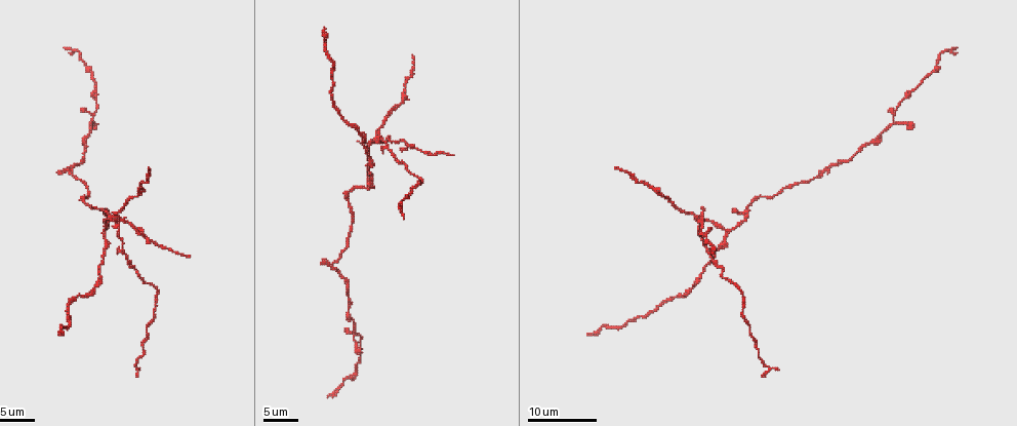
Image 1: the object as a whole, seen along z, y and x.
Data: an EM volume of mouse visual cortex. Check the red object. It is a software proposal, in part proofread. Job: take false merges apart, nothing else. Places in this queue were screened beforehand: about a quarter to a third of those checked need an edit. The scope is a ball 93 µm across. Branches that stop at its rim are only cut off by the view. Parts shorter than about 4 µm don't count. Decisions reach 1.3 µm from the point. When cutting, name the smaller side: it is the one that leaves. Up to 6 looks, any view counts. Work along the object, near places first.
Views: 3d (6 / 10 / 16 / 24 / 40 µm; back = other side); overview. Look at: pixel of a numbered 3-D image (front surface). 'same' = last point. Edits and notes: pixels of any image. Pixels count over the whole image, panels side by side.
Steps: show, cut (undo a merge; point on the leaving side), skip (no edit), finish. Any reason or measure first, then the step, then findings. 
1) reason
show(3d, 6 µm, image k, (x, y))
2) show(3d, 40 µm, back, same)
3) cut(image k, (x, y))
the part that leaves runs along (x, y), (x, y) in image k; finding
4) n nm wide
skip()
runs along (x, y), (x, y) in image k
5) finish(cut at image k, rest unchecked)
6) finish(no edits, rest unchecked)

thick turns thin
show(3d, 16 µm, image 1, (821, 175))

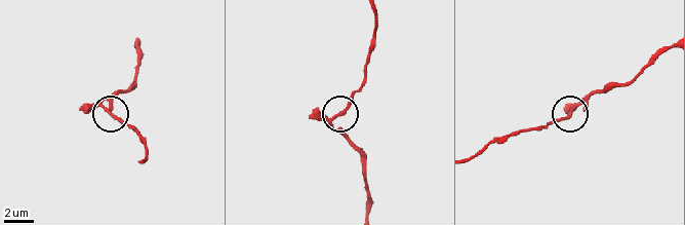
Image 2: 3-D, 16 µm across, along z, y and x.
show(3d, 6 µm, image 2, (568, 113))

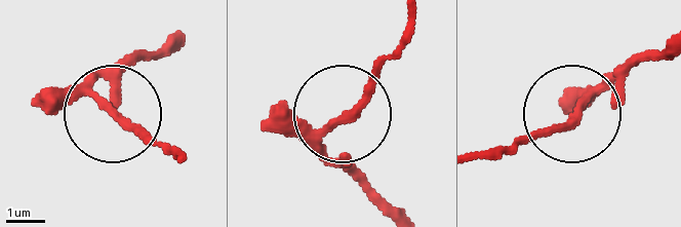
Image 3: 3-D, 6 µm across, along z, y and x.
skip()
runs along (474, 160), (503, 157), (552, 127), (637, 55) in image 3; all the same cell

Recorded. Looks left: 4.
thick turns thin
show(3d, 24 µm, image 1, (367, 189))

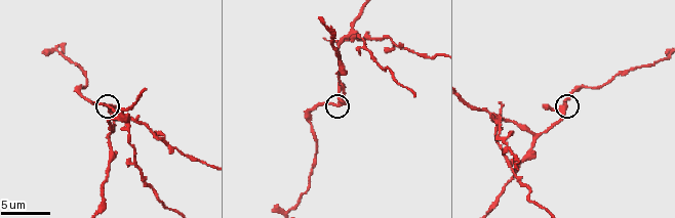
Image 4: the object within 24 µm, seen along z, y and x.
zoom in
show(3d, 10 µm, image 4, (566, 103))

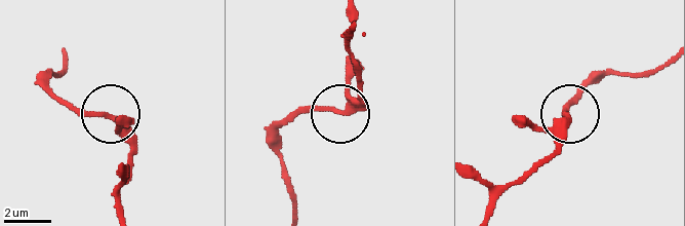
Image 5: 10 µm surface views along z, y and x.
skip()
runs along (582, 92), (567, 108), (552, 159) in image 5; all the same cell

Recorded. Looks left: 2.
three-way junction
show(3d, 10 µm, image 4, (109, 135))

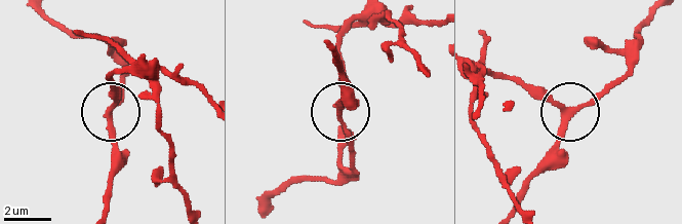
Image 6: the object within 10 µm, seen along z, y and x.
show(3d, 6 µm, image 6, (111, 113))

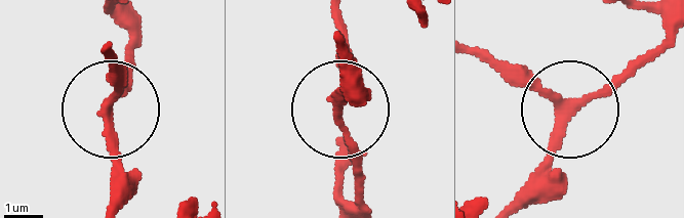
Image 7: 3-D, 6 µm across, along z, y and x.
side arm 31 µm
skip()
runs along (666, 39), (570, 107), (548, 202) in image 7; continuous, no second cell

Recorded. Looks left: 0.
finish(no edits, rest unchecked)

